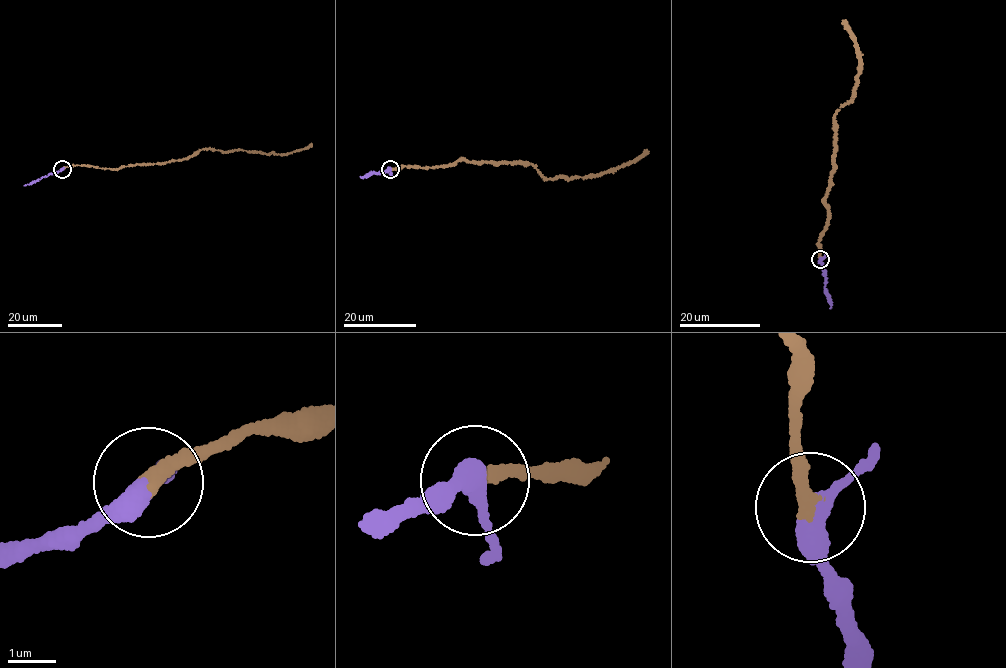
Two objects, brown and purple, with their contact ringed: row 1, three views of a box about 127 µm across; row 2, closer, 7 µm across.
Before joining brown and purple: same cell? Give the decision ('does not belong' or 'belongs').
belongs

